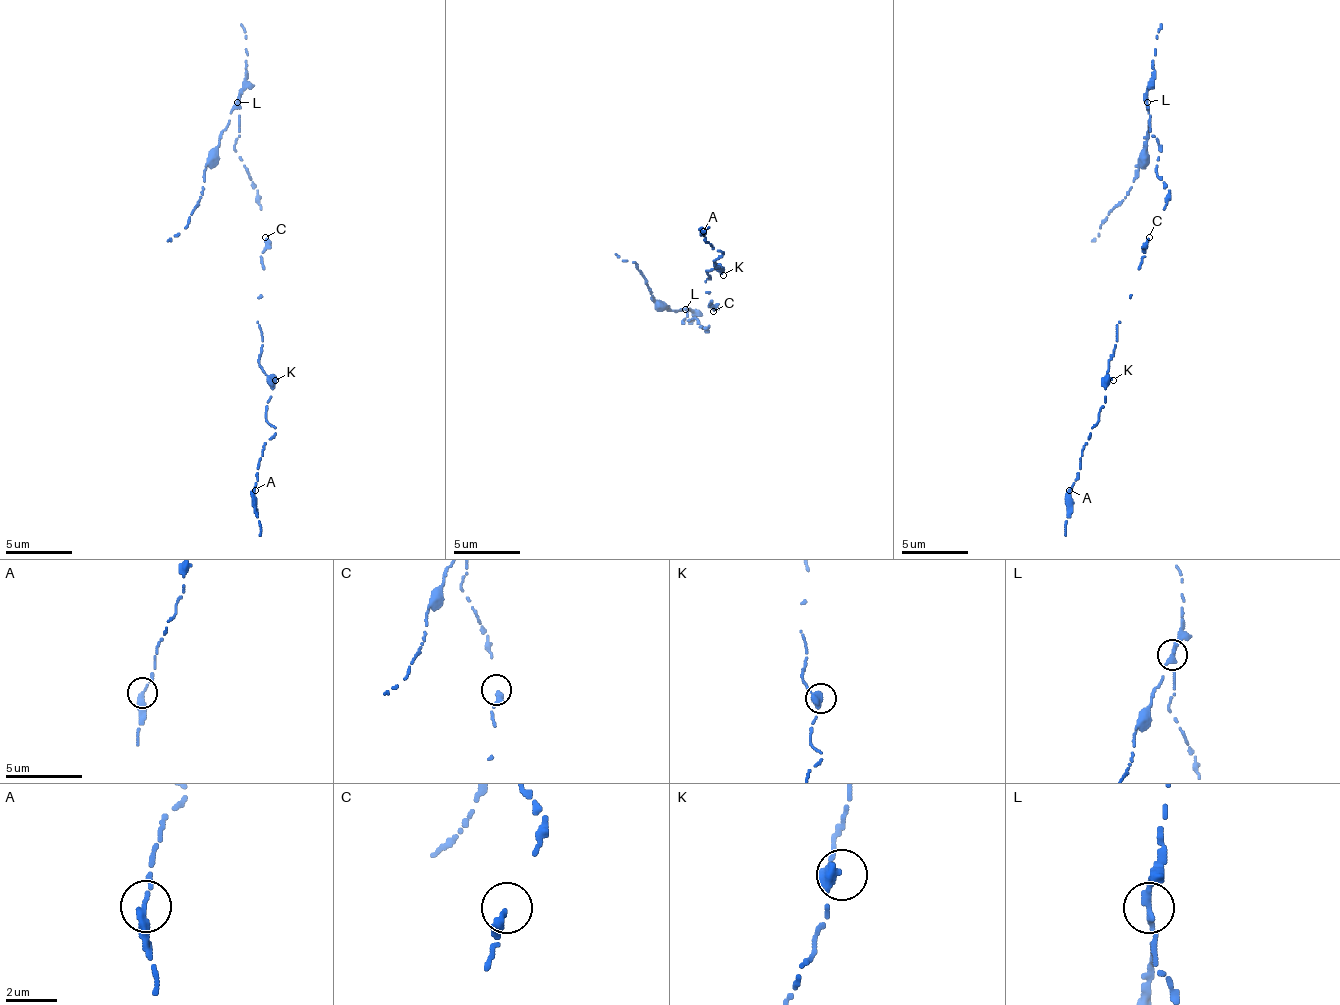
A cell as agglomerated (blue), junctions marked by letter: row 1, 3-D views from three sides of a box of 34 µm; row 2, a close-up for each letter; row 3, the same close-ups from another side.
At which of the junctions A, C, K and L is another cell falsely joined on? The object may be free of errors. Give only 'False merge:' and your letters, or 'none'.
False merge: L

